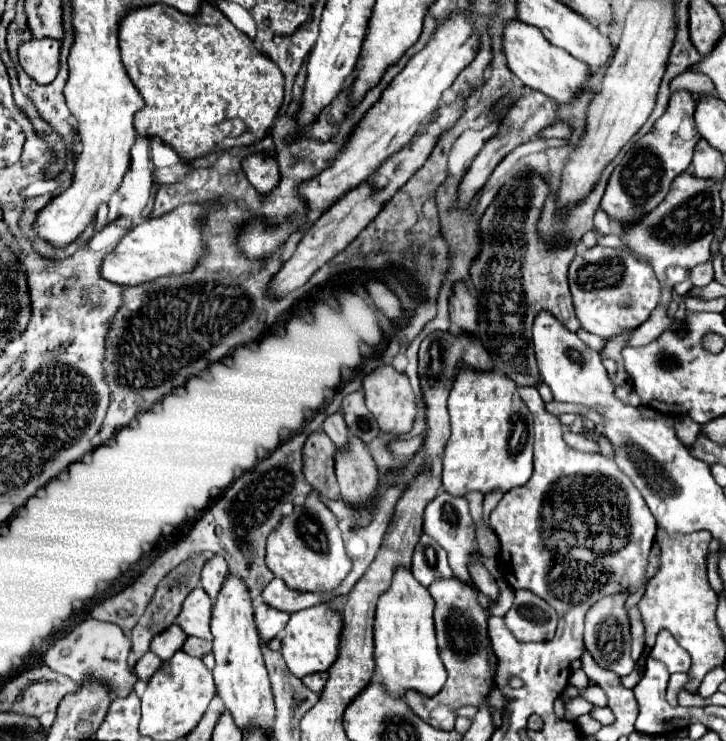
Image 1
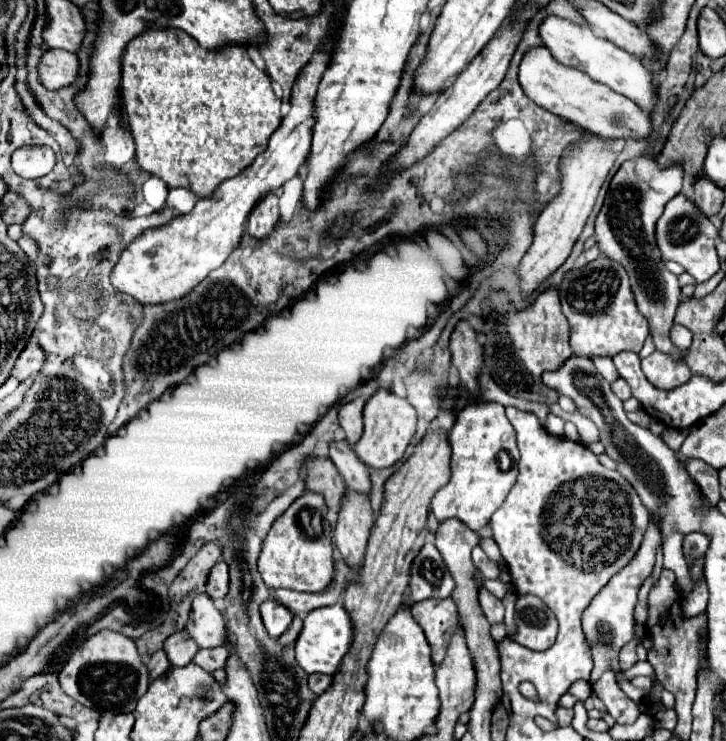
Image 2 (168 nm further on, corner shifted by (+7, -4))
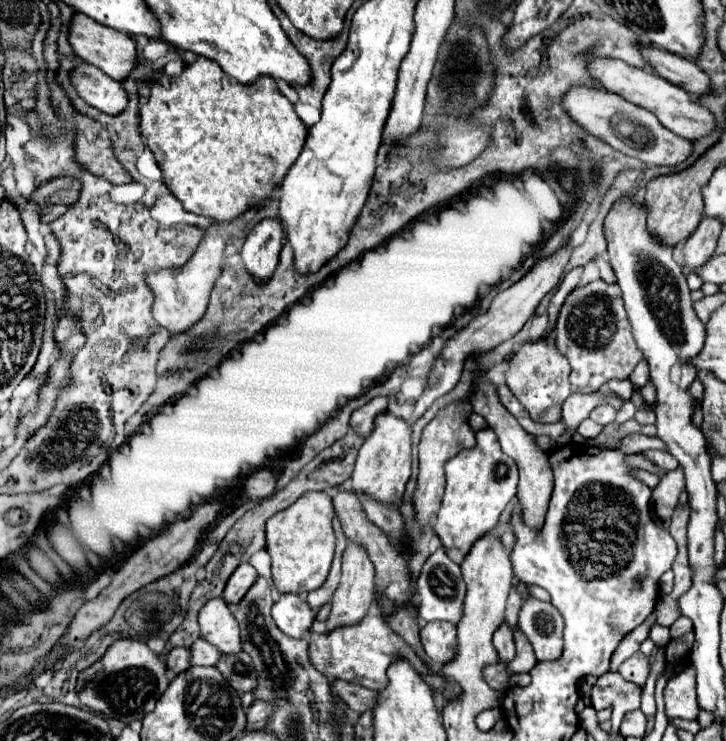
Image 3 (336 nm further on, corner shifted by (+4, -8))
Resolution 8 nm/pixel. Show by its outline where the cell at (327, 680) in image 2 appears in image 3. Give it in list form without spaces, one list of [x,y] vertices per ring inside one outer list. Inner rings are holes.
[[[333,680],[331,692],[335,692],[335,696],[339,696],[349,708],[357,710],[359,714],[365,710],[371,710],[375,696],[377,696],[377,692],[373,692],[373,690],[367,690],[359,684],[351,684],[351,682],[343,682],[343,680]]]

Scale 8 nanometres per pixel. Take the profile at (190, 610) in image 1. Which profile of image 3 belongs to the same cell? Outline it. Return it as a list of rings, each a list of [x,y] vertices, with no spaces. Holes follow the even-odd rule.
[[[223,598],[209,600],[199,610],[199,628],[201,638],[205,638],[209,644],[215,644],[215,648],[219,648],[221,652],[241,652],[239,626]]]

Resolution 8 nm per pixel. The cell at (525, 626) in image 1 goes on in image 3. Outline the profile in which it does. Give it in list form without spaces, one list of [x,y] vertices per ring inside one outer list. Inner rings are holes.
[[[527,596],[519,610],[519,628],[529,638],[537,660],[555,660],[563,652],[563,618],[551,602]]]

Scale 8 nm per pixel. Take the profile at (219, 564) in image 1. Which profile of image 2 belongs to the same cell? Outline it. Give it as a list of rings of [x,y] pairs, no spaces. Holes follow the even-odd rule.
[[[218,562],[216,568],[212,568],[212,576],[208,578],[208,588],[206,594],[212,596],[212,600],[220,600],[228,594],[228,584],[230,584],[230,576],[228,576],[228,564],[226,562]]]

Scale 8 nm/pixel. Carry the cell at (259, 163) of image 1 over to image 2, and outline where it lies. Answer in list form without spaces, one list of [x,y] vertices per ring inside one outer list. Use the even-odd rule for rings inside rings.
[[[266,196],[254,210],[252,216],[248,220],[248,234],[256,240],[266,240],[274,230],[276,224],[280,220],[280,212],[278,212],[278,196]]]

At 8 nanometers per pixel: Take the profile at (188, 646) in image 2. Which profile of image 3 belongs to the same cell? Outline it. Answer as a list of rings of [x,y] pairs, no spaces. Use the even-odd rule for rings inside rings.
[[[199,638],[191,644],[191,666],[215,666],[219,660],[219,650],[211,646],[207,640]]]

